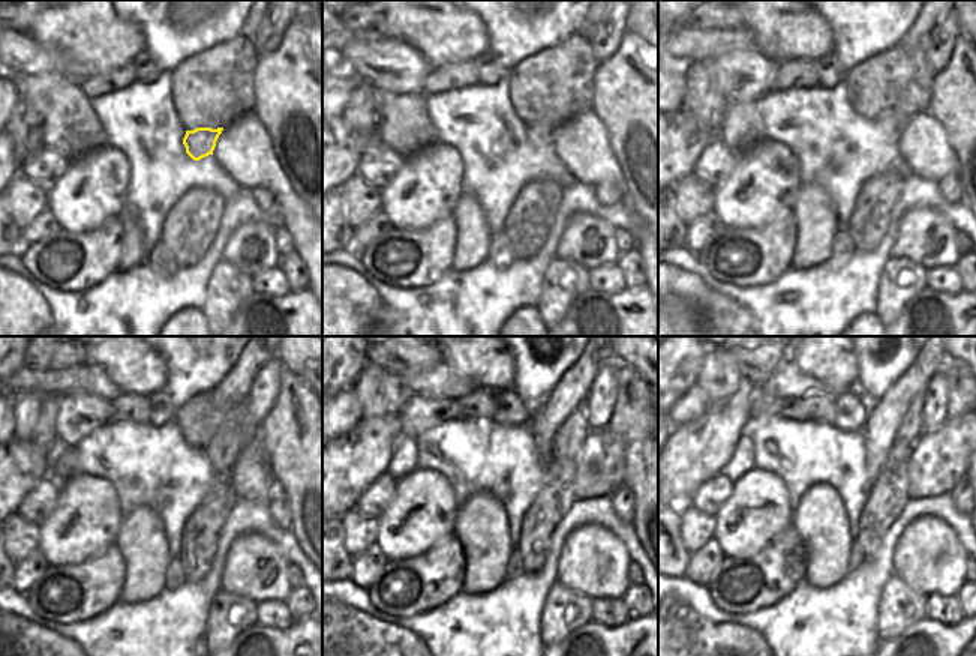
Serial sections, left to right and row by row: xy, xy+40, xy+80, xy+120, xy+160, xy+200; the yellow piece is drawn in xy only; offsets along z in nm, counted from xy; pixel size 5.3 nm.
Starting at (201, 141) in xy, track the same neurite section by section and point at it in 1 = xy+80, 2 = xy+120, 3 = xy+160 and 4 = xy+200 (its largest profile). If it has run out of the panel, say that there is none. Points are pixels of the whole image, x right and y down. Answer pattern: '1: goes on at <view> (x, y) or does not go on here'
1: goes on at xy+80 (891, 126)
2: goes on at xy+120 (225, 448)
3: goes on at xy+160 (567, 442)
4: goes on at xy+200 (910, 428)

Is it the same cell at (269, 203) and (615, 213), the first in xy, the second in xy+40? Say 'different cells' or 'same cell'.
different cells

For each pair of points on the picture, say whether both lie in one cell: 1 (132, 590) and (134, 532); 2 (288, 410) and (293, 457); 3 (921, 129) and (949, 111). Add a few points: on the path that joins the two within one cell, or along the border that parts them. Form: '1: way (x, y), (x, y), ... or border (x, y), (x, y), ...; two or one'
1: way (137, 575), (137, 547); one
2: way (293, 422), (293, 445); one
3: border (927, 110), (943, 129), (946, 143), (954, 150); two

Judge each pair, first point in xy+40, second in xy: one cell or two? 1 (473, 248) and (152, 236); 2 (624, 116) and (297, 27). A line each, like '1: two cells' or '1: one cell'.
1: two cells
2: one cell

